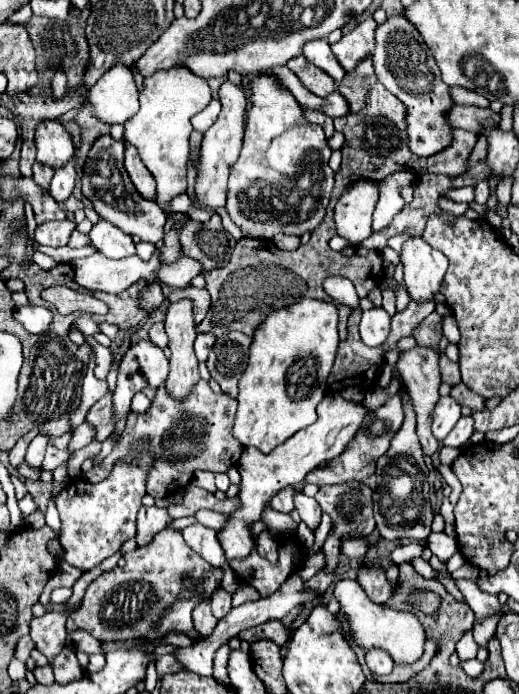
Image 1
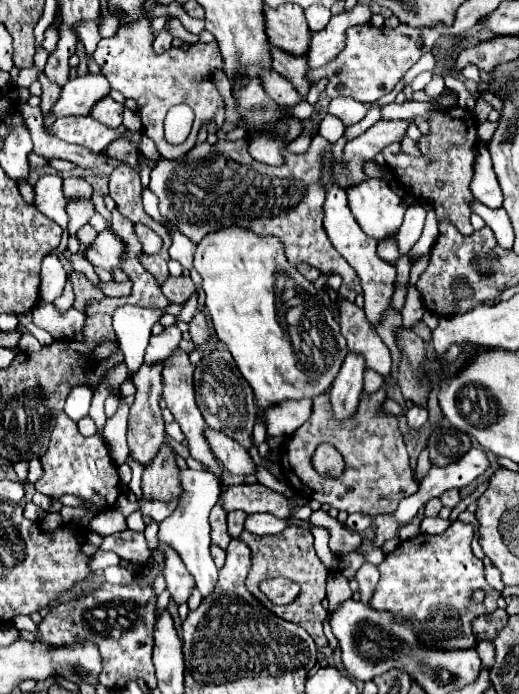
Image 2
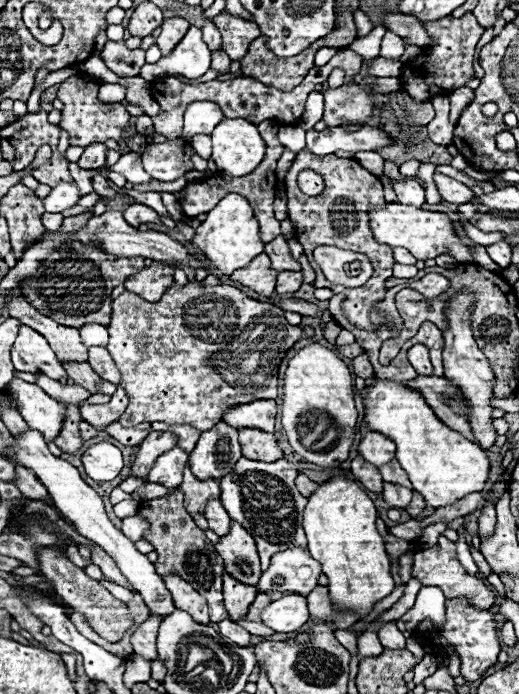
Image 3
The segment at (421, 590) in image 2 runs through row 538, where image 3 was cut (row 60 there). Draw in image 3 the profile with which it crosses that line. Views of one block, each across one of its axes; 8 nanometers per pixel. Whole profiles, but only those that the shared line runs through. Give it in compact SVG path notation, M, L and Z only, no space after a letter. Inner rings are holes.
M472 14L462 18L448 16L438 22L422 22L422 24L430 34L432 44L424 46L414 60L404 62L404 68L400 72L402 90L406 90L416 102L428 102L436 96L444 96L448 92L454 92L456 88L468 86L468 82L474 80L474 70L472 70L474 48L480 36L484 34L484 28L480 28L476 16Z

